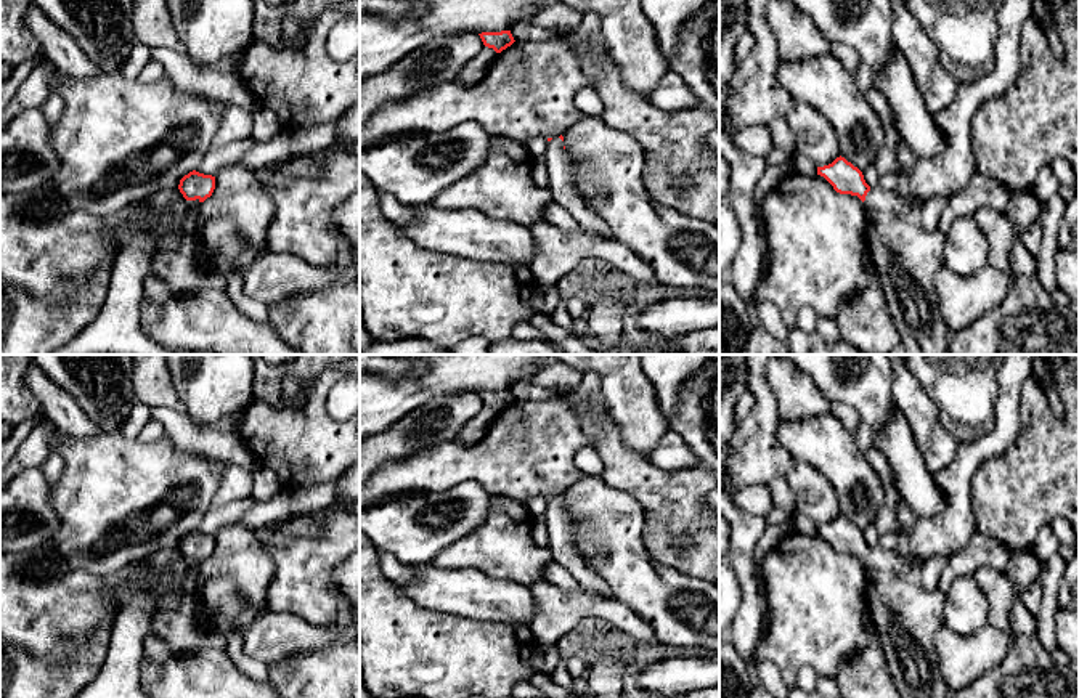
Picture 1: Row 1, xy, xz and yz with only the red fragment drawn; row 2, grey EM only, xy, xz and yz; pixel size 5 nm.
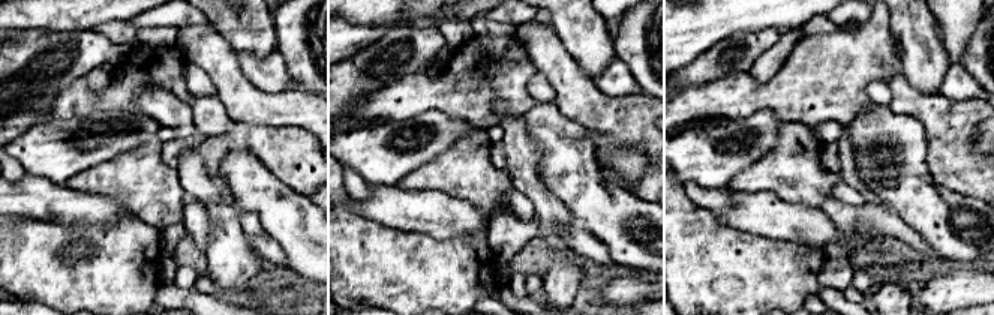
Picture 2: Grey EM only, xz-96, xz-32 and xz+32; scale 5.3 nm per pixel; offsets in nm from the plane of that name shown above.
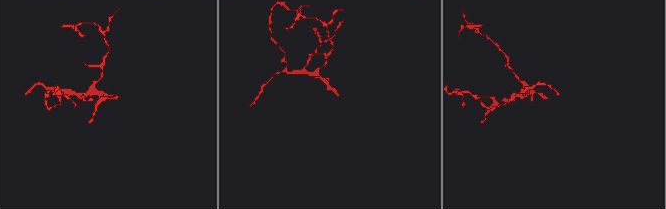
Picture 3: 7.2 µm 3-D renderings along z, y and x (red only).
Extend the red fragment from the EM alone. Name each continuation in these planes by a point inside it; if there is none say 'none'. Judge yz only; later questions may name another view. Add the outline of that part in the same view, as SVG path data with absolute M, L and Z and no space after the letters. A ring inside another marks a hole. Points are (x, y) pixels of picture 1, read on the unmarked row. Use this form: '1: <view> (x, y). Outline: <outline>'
1: yz (888, 562). Outline: M880 546L870 547L862 562L883 574L910 574L917 576L923 566L909 550L885 550Z

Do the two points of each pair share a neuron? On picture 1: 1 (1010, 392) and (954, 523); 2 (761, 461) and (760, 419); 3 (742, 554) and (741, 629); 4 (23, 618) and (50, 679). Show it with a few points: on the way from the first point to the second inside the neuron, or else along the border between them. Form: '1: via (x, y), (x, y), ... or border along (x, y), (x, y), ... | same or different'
1: via (1007, 424), (957, 475), (957, 491) | same
2: via (761, 451), (761, 429) | same
3: via (747, 573), (750, 581), (750, 610) | same
4: border along (16, 644), (37, 657), (77, 650) | different

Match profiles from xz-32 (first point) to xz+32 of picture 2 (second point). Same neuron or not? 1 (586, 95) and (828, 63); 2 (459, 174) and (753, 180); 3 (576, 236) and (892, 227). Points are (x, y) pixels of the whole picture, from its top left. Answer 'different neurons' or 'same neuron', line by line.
1: different neurons
2: same neuron
3: same neuron

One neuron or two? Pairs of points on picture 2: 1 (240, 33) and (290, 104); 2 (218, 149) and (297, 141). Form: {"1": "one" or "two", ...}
{"1": "two", "2": "one"}

